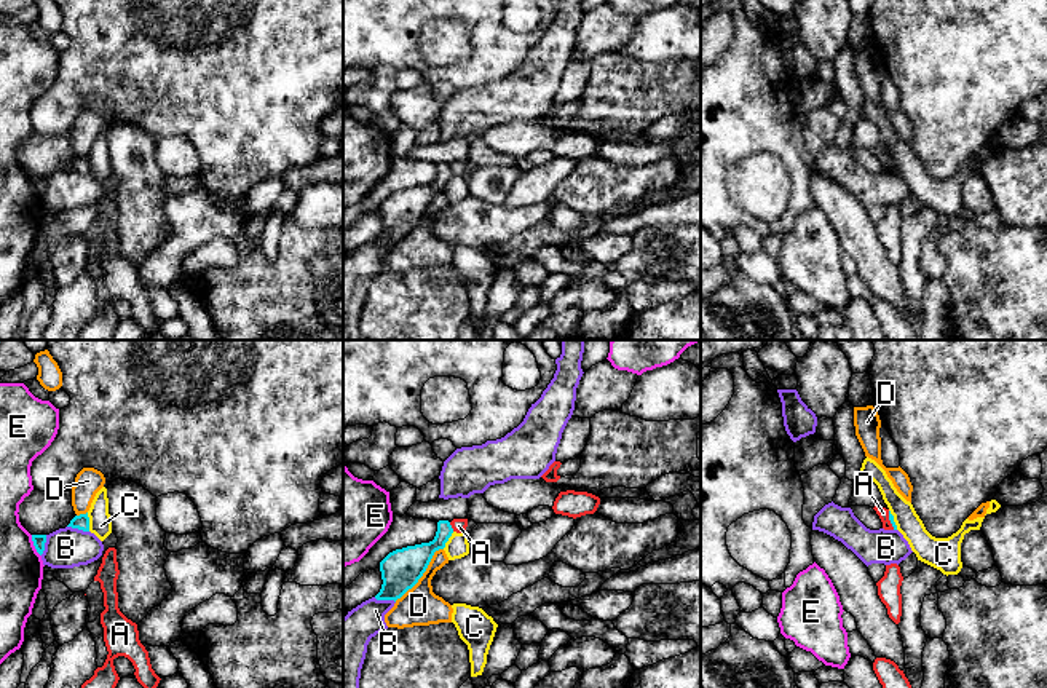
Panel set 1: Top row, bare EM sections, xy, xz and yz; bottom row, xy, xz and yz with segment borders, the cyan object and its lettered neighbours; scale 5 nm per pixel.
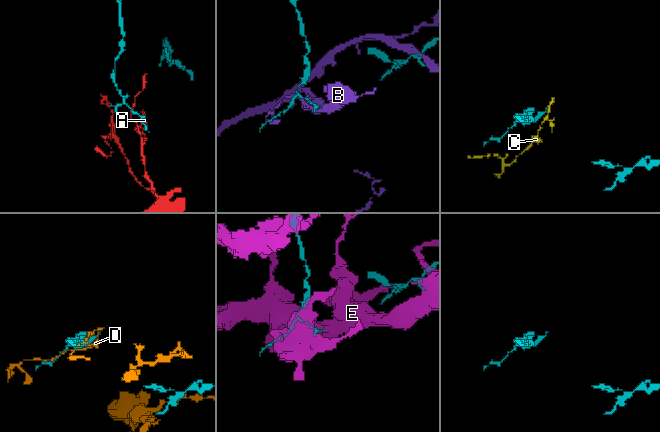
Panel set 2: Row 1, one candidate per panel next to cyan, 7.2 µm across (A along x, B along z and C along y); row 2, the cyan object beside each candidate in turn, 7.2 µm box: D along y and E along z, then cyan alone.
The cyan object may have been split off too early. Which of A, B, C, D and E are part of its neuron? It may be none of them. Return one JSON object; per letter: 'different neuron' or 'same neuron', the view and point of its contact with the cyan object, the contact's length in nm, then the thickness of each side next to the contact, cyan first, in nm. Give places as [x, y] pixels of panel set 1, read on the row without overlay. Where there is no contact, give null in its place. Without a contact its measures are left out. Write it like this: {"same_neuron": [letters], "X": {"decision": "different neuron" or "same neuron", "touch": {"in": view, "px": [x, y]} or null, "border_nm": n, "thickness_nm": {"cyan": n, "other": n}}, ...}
{"same_neuron": [], "A": {"decision": "different neuron", "touch": {"in": "xz", "px": [450, 170]}, "border_nm": 50, "thickness_nm": {"cyan": 150, "other": 70}}, "B": {"decision": "different neuron", "touch": {"in": "xy", "px": [79, 171]}, "border_nm": 120, "thickness_nm": {"cyan": 80, "other": 200}}, "C": {"decision": "different neuron", "touch": {"in": "xy", "px": [88, 165]}, "border_nm": 100, "thickness_nm": {"cyan": 80, "other": 110}}, "D": {"decision": "different neuron", "touch": {"in": "xz", "px": [422, 217]}, "border_nm": 360, "thickness_nm": {"cyan": 200, "other": 190}}, "E": {"decision": "different neuron", "touch": {"in": "xy", "px": [34, 187]}, "border_nm": 120, "thickness_nm": {"cyan": 60, "other": 220}}}

